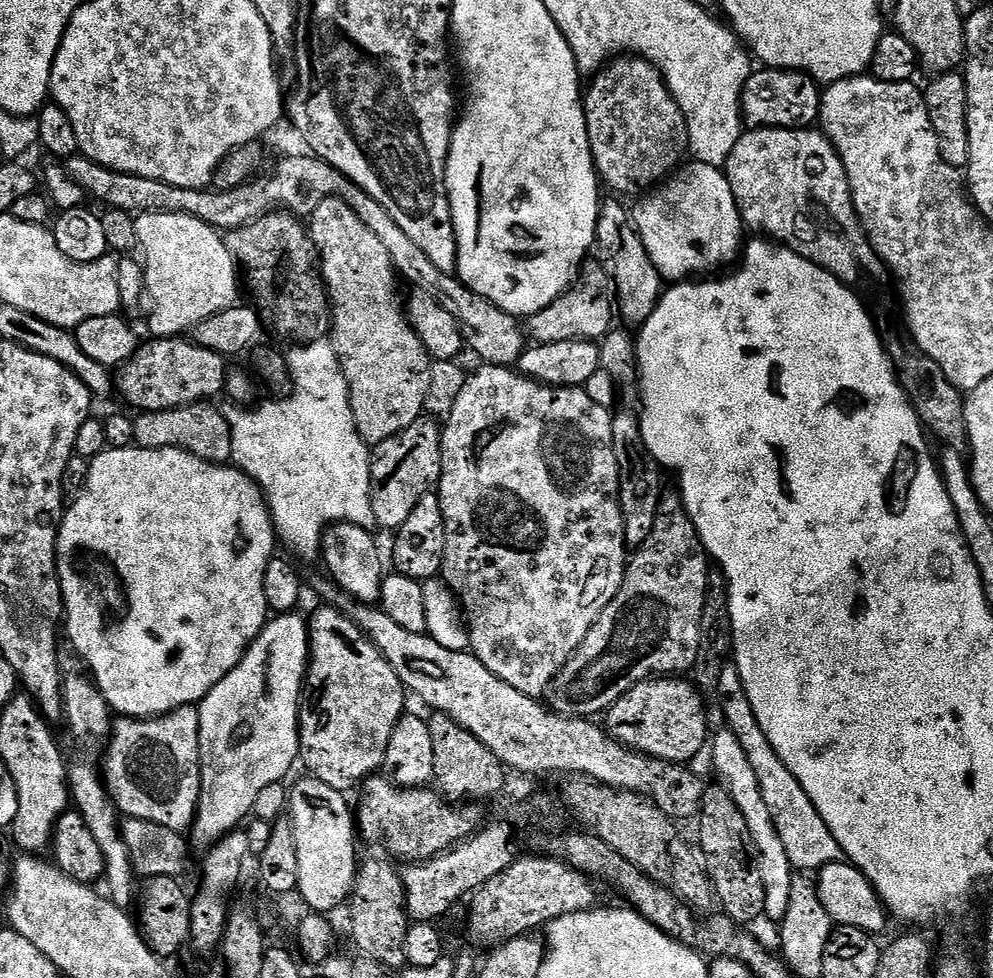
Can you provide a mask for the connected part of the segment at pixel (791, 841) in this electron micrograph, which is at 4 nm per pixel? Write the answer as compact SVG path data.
M725 663L715 695L720 698L723 723L732 731L734 738L742 742L742 750L746 750L746 758L750 758L754 774L758 774L758 786L762 786L762 798L766 798L766 806L770 806L770 818L774 818L778 838L782 838L782 846L786 846L786 858L790 858L793 869L819 870L828 864L841 863L845 859L844 851L838 846L838 842L834 842L834 834L830 834L826 822L822 822L822 814L818 814L814 802L810 802L798 778L794 778L794 774L786 770L782 758L778 758L766 734L762 734L762 726L758 726L758 718L750 706L750 698L746 698L746 690L742 686L742 678L735 663Z

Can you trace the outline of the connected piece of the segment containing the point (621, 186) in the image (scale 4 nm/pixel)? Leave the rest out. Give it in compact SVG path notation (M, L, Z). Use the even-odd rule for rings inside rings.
M624 54L605 64L591 80L592 85L589 88L587 85L582 99L597 177L616 192L632 192L635 188L647 189L659 185L665 177L676 171L688 152L688 123L671 90L664 83L664 75L649 60Z

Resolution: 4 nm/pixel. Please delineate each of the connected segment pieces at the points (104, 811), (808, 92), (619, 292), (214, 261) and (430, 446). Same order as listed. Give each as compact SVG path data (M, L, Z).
M76 760L67 765L68 786L70 789L70 800L74 805L75 811L80 813L86 826L94 834L94 842L98 842L101 854L104 855L104 874L103 883L108 883L107 899L128 910L133 907L134 901L138 896L138 888L134 881L132 870L132 860L128 856L128 851L124 845L124 840L120 836L121 823L116 820L118 809L112 803L111 796L108 795L107 787L102 779L101 773L88 760Z
M764 66L753 71L744 84L740 111L754 128L802 128L819 121L821 95L821 85L808 73Z
M605 199L600 206L596 223L595 255L616 291L615 307L625 325L639 326L650 318L656 308L662 291L660 271L650 262L650 254L646 254L646 246L642 246L642 238L638 234L633 217L616 200Z
M146 212L135 217L136 222L136 242L139 251L144 251L142 255L142 267L144 270L144 287L146 289L146 300L148 308L148 328L152 331L151 335L156 338L176 338L187 330L195 329L197 324L201 324L206 318L210 318L216 312L221 312L227 308L233 307L236 300L236 272L238 276L238 265L233 257L232 251L228 249L225 237L217 229L212 228L204 221L200 221L190 214L184 213L164 213L164 212Z
M421 418L406 430L375 445L372 457L372 509L379 527L400 529L423 496L440 479L439 423Z

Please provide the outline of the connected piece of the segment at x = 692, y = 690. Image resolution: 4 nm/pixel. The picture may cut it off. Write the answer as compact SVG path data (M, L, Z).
M653 678L633 684L628 692L622 693L607 709L602 724L615 740L622 741L637 752L672 760L675 764L692 762L703 748L705 751L710 740L704 702L706 700L700 689L687 679Z

